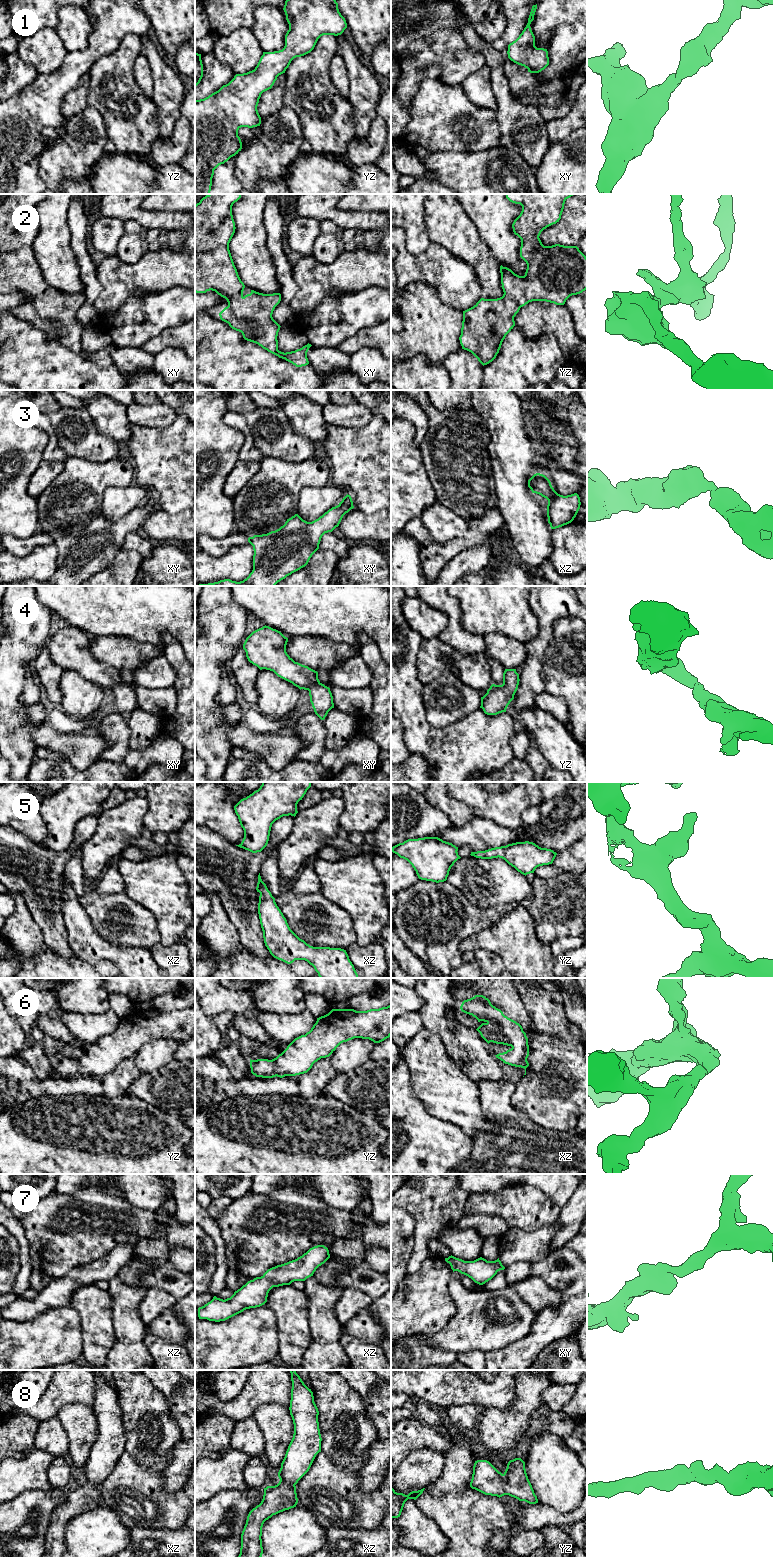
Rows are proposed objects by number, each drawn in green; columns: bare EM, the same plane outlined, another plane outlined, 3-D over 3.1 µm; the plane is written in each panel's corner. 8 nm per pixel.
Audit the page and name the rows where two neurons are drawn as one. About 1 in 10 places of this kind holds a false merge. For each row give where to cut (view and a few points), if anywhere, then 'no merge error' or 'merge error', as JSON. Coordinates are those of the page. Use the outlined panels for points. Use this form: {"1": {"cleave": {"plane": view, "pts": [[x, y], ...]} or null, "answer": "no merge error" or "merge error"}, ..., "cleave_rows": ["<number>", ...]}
{"1": {"cleave": null, "answer": "no merge error"}, "2": {"cleave": null, "answer": "no merge error"}, "3": {"cleave": null, "answer": "no merge error"}, "4": {"cleave": null, "answer": "no merge error"}, "5": {"cleave": null, "answer": "no merge error"}, "6": {"cleave": null, "answer": "no merge error"}, "7": {"cleave": null, "answer": "no merge error"}, "8": {"cleave": null, "answer": "no merge error"}, "cleave_rows": []}

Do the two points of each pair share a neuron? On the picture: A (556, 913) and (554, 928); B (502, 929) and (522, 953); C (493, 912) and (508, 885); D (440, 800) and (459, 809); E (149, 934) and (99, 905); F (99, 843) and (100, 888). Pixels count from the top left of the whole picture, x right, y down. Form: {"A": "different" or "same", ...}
{"A": "same", "B": "same", "C": "different", "D": "same", "E": "same", "F": "different"}

